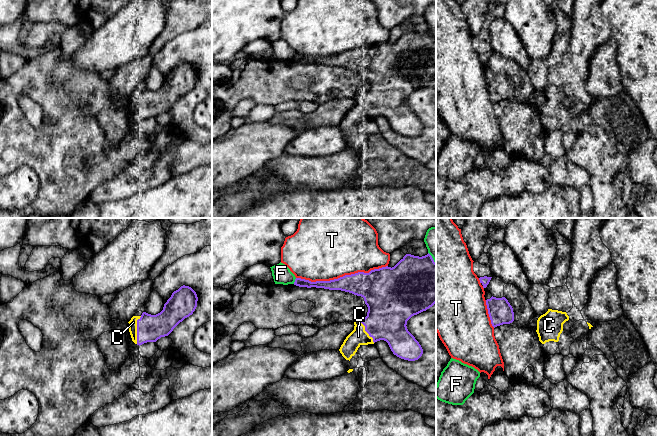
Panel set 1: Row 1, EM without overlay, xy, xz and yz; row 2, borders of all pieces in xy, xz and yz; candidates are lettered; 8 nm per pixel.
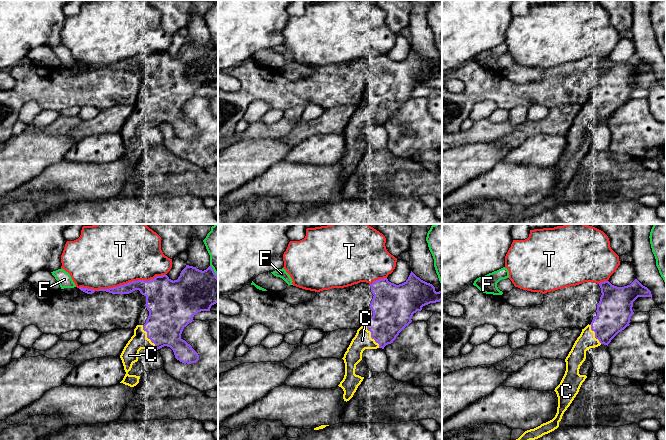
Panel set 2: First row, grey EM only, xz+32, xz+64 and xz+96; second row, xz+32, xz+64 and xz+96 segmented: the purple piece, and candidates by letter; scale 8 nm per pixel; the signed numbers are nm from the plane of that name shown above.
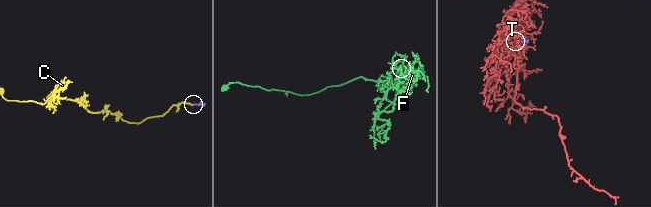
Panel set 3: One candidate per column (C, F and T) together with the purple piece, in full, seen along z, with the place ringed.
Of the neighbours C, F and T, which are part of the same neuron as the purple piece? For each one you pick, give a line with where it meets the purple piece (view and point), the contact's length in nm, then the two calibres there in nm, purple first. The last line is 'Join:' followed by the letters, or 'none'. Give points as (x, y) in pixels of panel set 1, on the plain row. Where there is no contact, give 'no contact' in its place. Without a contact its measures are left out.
C: meets purple in xy at (137, 106); contact 220 nm long; 220 nm thick on the purple side, 60 nm on the other
Join: C

